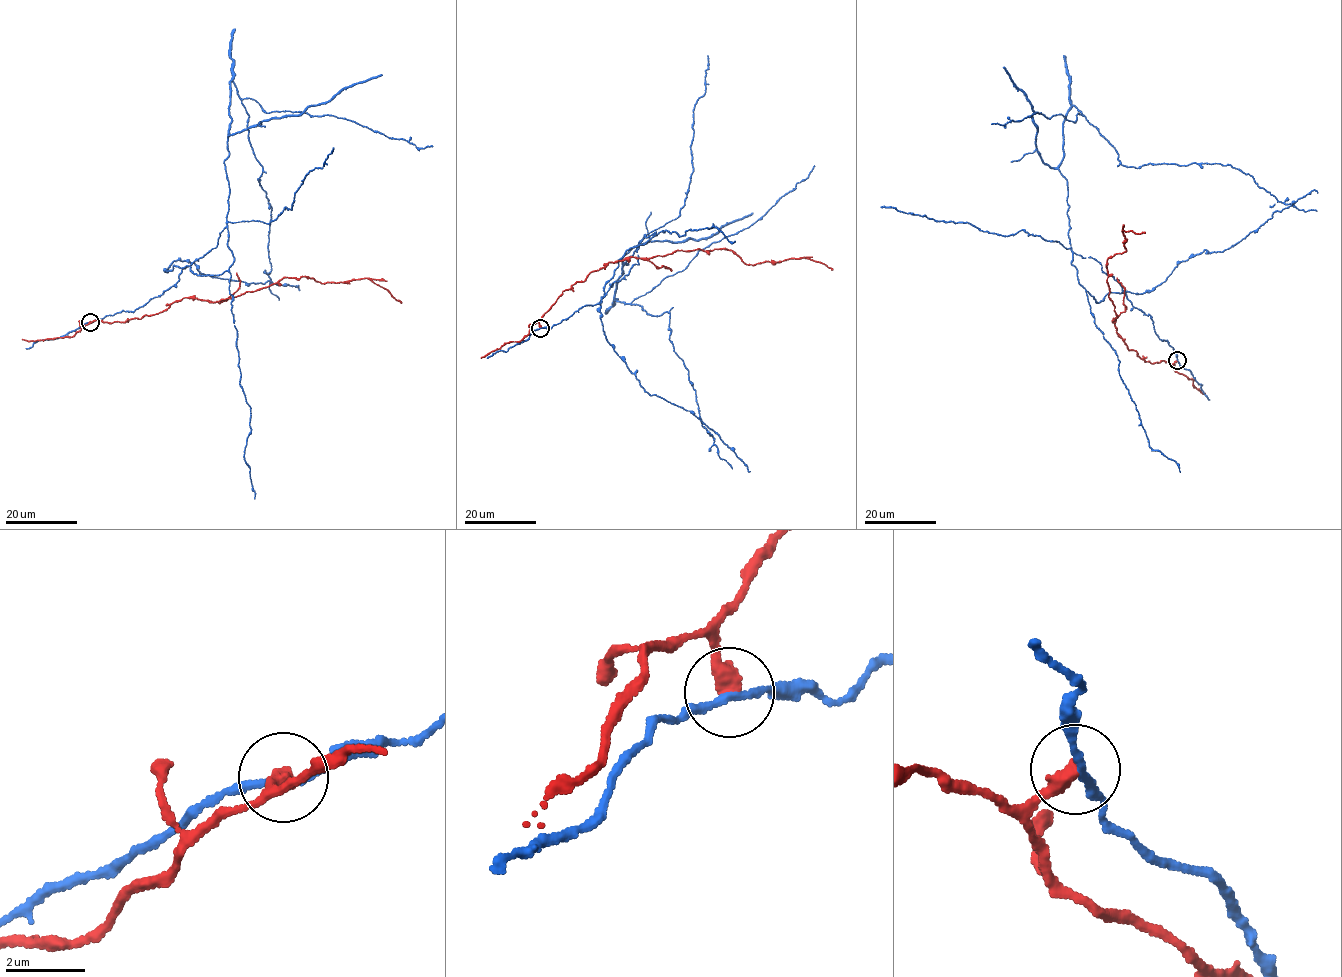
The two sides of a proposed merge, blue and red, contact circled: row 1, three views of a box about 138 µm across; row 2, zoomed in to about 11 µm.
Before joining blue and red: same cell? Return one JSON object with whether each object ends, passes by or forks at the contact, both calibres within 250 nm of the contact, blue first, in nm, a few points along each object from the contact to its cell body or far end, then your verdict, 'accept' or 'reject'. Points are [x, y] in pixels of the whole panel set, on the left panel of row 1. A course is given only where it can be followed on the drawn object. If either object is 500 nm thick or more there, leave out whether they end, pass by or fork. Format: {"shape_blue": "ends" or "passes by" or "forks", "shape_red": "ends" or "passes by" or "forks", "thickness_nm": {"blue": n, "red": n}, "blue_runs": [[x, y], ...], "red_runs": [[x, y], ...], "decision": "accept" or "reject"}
{"shape_blue": "passes by", "shape_red": "ends", "thickness_nm": {"blue": 200, "red": 440}, "blue_runs": [[90, 322], [159, 297], [216, 246], [228, 210], [224, 160], [232, 81], [272, 208], [269, 290], [279, 300]], "red_runs": [[90, 321], [140, 319], [185, 297], [217, 302], [283, 277], [308, 277], [322, 283], [367, 278], [401, 302]], "decision": "reject"}

